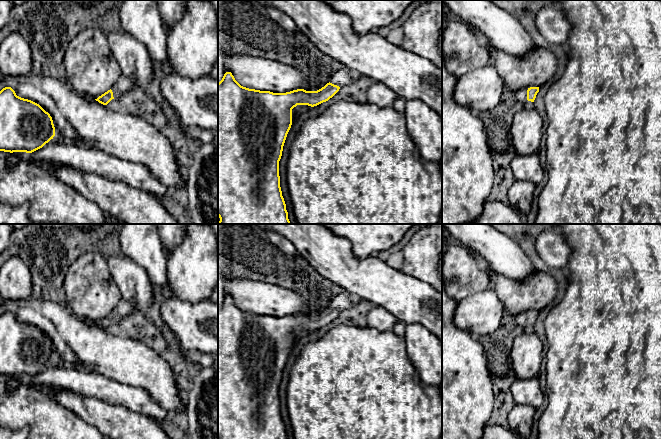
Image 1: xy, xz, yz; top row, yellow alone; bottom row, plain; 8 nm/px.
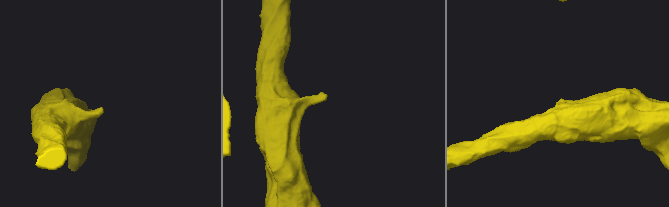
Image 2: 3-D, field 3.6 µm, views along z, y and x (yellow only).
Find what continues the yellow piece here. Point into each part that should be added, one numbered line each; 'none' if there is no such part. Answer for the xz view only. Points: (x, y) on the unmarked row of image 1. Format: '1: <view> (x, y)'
1: xz (343, 301)

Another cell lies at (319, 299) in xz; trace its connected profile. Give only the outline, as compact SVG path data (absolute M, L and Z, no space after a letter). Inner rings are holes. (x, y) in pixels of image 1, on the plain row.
M308 284L305 287L305 295L308 299L308 307L305 309L306 315L317 315L330 306L333 299L331 294L319 285Z

